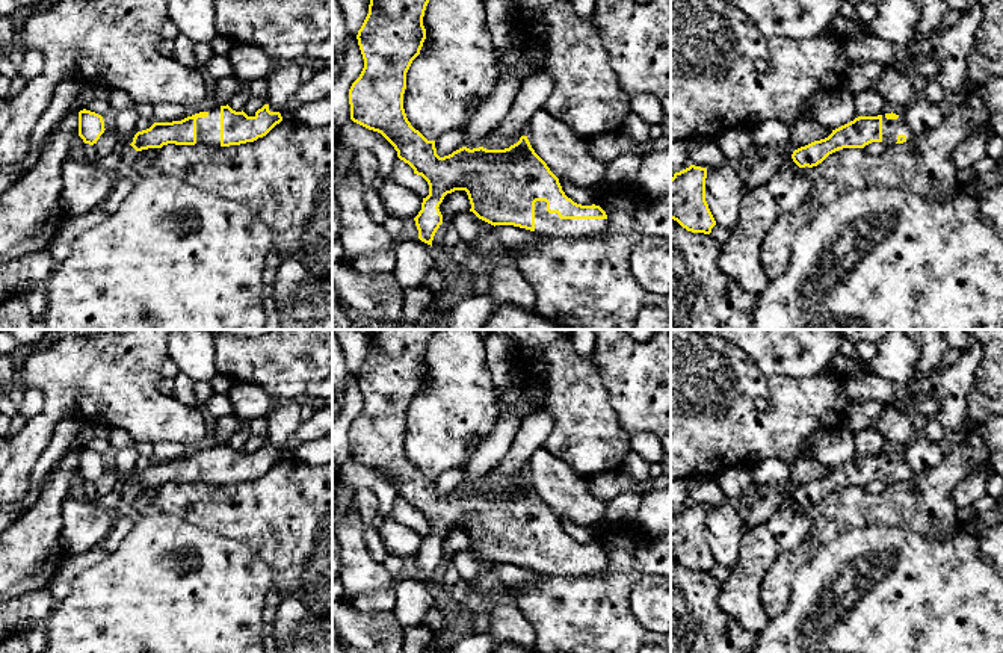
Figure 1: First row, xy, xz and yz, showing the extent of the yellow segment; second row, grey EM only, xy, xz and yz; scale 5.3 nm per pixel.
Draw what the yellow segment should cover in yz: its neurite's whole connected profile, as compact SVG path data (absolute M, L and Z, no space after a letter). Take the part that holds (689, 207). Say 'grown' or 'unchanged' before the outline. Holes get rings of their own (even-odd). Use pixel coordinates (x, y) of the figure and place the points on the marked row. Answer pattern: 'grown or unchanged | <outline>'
unchanged | M690 165L671 178L671 219L692 233L710 234L716 221L705 201L707 169Z

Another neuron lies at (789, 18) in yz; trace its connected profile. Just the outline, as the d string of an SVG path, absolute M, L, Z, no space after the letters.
M725 0L767 36L805 39L825 32L843 0Z

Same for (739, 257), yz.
M789 162L766 184L745 192L737 224L719 249L719 271L749 293L764 292L770 278L760 260L763 239L784 215L807 200L811 186L799 166Z

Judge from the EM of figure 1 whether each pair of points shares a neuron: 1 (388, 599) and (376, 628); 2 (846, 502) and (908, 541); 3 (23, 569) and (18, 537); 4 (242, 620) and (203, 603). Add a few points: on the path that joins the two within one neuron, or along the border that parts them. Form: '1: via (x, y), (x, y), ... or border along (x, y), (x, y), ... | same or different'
1: border along (351, 597), (351, 602), (361, 611), (391, 611) | different
2: border along (849, 528), (902, 526), (919, 531) | different
3: via (23, 561), (23, 544) | same
4: via (233, 620), (219, 620), (212, 612) | same

